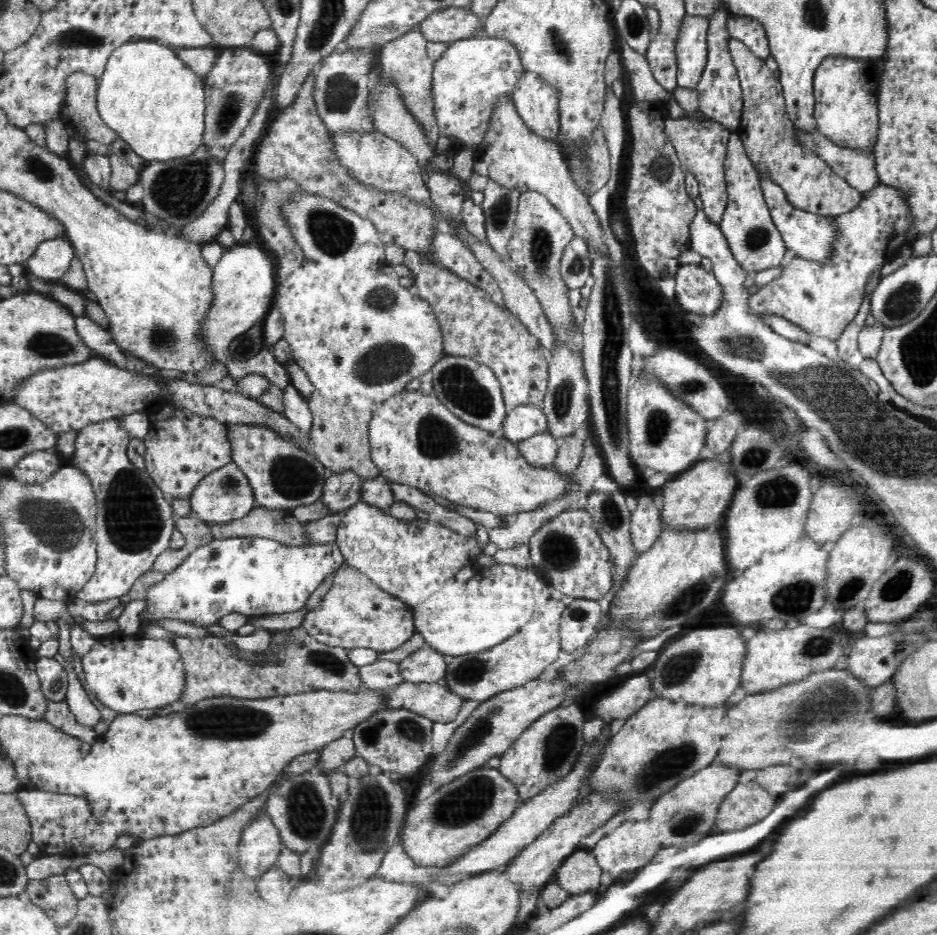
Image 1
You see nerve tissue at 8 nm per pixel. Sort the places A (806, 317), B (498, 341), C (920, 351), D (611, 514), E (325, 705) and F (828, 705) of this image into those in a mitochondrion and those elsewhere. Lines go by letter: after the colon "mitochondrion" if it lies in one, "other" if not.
A: other
B: other
C: mitochondrion
D: mitochondrion
E: other
F: mitochondrion

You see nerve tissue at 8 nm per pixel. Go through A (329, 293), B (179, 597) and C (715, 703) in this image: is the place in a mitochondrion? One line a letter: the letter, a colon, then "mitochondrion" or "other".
A: other
B: other
C: other

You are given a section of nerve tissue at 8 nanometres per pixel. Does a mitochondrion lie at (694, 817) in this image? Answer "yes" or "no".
yes

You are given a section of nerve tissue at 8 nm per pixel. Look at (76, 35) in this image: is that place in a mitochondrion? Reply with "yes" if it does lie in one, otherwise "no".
yes

